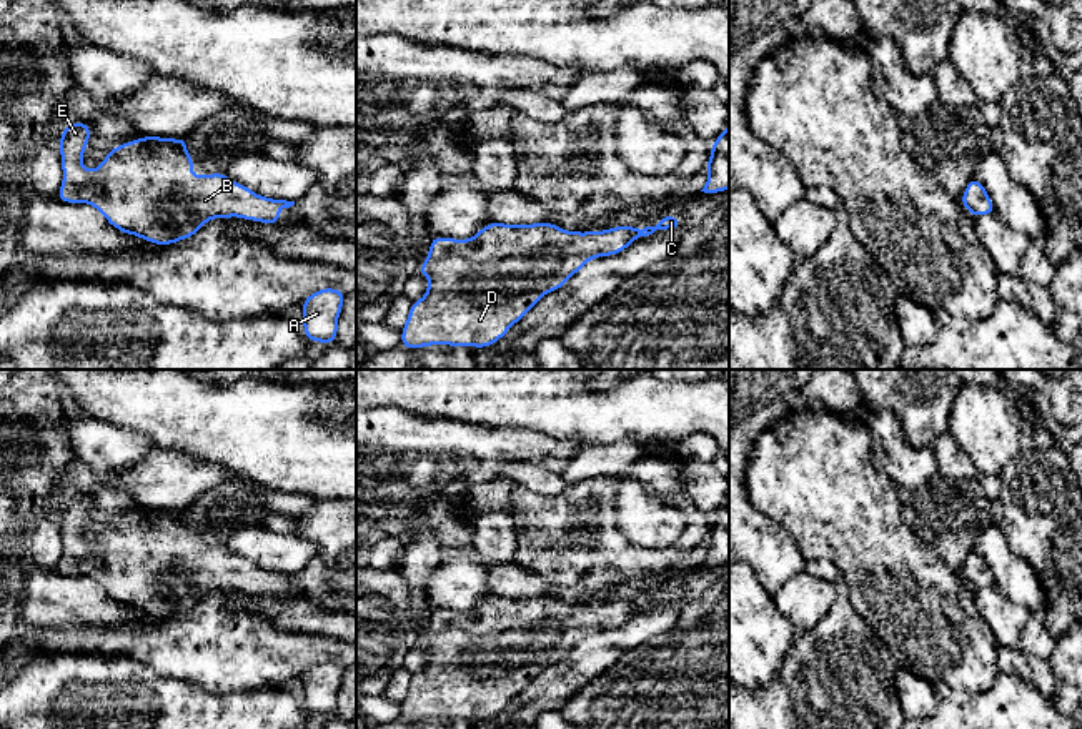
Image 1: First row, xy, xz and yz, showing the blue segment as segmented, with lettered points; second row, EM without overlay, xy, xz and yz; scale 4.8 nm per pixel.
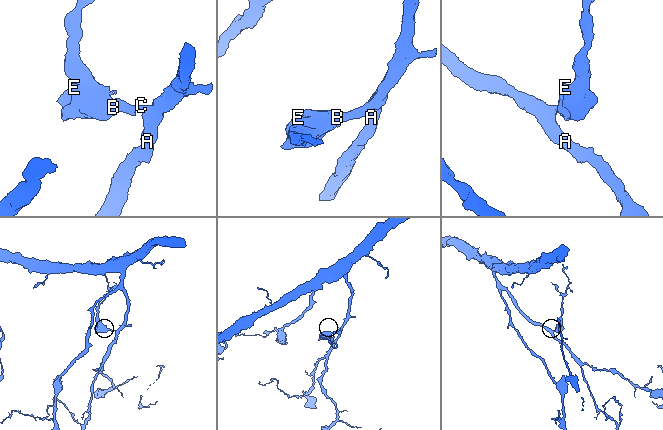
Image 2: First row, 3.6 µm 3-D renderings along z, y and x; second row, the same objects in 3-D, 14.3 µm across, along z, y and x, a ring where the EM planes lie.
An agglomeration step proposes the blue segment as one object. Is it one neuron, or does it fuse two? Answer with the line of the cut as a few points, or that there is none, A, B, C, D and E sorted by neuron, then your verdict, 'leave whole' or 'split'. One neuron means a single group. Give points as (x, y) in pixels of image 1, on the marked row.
cut none; groups A B C D E; leave whole

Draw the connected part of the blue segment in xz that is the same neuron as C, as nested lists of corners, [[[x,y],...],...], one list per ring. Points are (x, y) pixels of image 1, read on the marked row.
[[[673,216],[643,230],[633,225],[584,233],[563,230],[549,221],[533,225],[491,221],[468,240],[433,236],[428,258],[416,271],[429,278],[428,288],[419,301],[411,303],[400,345],[408,350],[431,345],[481,350],[494,345],[534,308],[539,298],[566,285],[588,261],[619,255],[639,236],[676,226],[677,220]]]

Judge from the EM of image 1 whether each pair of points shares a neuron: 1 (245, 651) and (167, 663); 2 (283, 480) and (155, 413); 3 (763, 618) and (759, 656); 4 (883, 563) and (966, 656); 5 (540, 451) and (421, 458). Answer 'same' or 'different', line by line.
1: same
2: same
3: same
4: same
5: same

